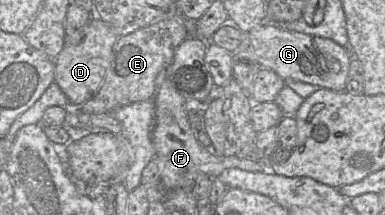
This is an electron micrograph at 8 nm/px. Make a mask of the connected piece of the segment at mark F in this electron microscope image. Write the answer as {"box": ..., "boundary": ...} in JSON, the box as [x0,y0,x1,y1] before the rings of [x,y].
{"box":[152,71,264,189],"boundary":[[[162,71],[156,79],[156,93],[154,95],[155,121],[152,129],[152,143],[160,171],[160,182],[166,189],[191,189],[201,176],[218,177],[220,173],[229,168],[238,168],[245,171],[263,171],[264,166],[248,158],[237,155],[215,156],[199,143],[192,128],[186,100],[178,93],[172,83],[165,78]]]}

